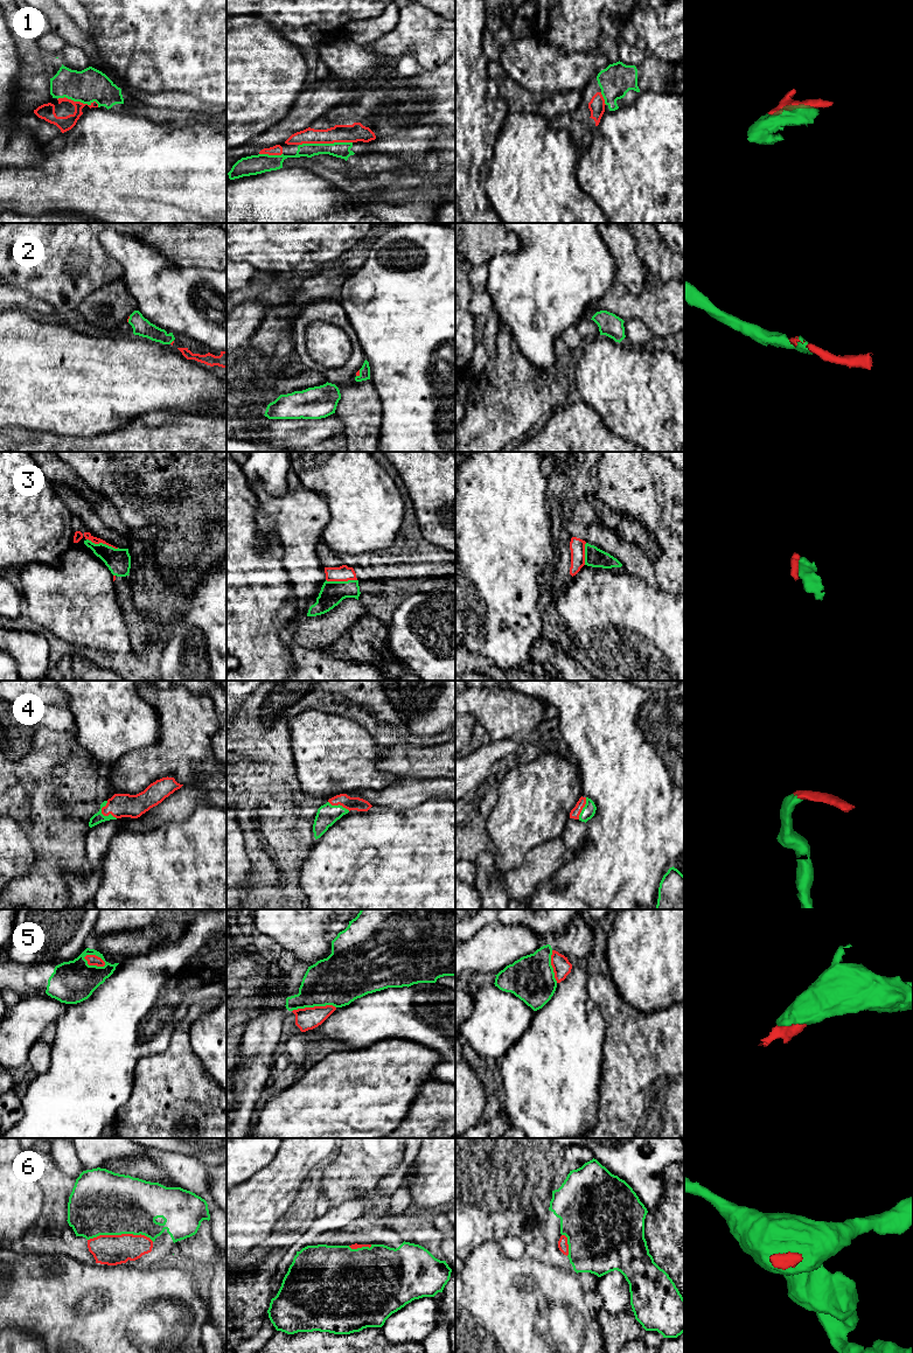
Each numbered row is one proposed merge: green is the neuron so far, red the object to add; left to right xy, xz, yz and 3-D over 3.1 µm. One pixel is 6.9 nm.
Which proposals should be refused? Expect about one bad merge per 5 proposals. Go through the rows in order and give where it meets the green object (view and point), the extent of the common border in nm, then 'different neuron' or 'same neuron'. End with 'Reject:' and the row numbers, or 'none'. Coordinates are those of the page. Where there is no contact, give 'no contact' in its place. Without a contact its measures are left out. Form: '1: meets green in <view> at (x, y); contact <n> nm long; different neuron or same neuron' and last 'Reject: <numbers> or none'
1: meets green in xz at (325, 144); contact 360 nm long; same neuron
2: meets green in xz at (360, 374); contact 50 nm long; same neuron
3: meets green in xy at (102, 543); contact 240 nm long; same neuron
4: meets green in xy at (102, 814); contact 140 nm long; same neuron
5: meets green in xy at (93, 966); contact 170 nm long; same neuron
6: meets green in xy at (120, 1234); contact 460 nm long; same neuron
Reject: none

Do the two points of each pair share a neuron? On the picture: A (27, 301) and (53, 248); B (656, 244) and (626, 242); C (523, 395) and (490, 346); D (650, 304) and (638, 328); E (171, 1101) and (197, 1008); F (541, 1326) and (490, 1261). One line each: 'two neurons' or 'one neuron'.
A: two neurons
B: two neurons
C: two neurons
D: two neurons
E: one neuron
F: one neuron

